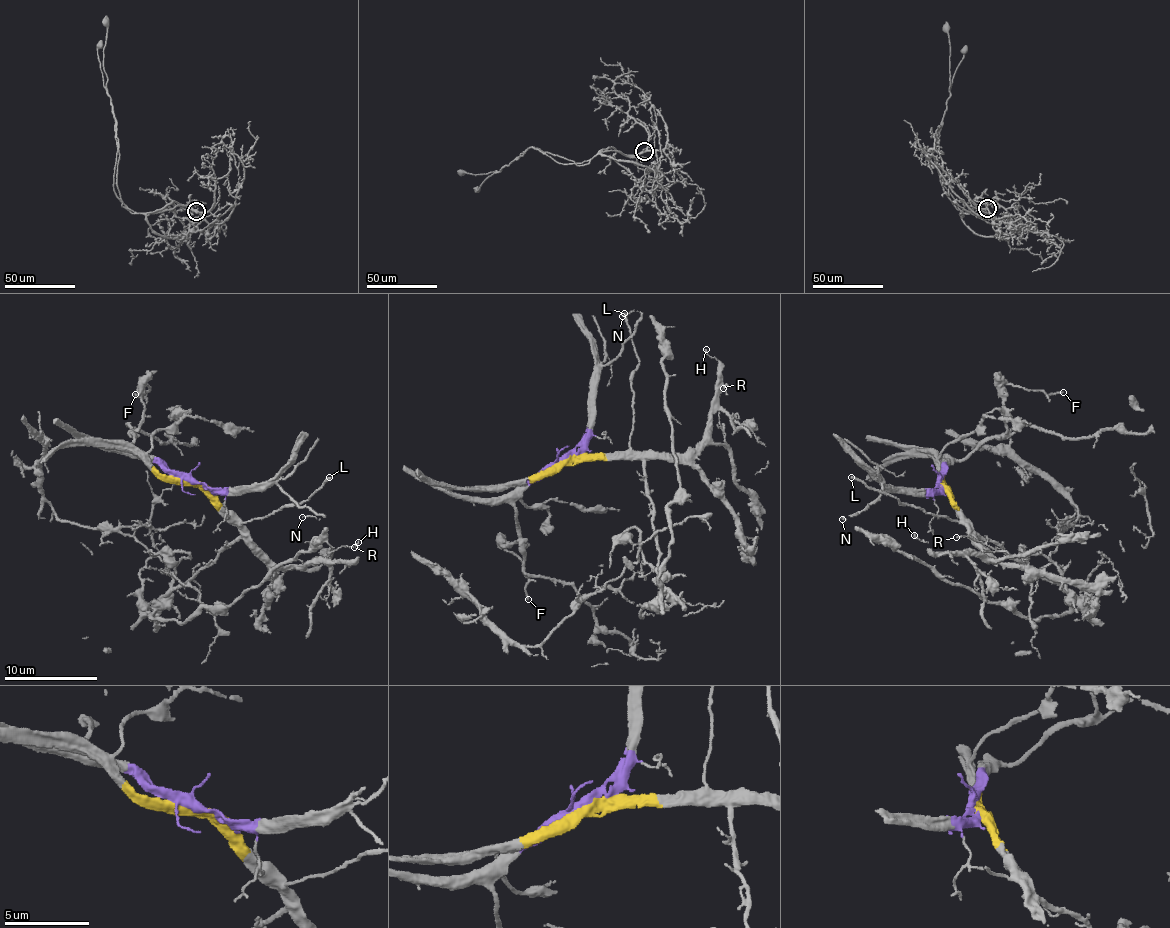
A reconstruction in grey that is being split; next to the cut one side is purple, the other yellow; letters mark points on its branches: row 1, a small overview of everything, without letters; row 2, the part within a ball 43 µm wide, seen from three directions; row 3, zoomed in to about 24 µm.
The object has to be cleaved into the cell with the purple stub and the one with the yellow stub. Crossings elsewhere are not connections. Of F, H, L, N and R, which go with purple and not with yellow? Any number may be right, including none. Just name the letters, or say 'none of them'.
F, N

